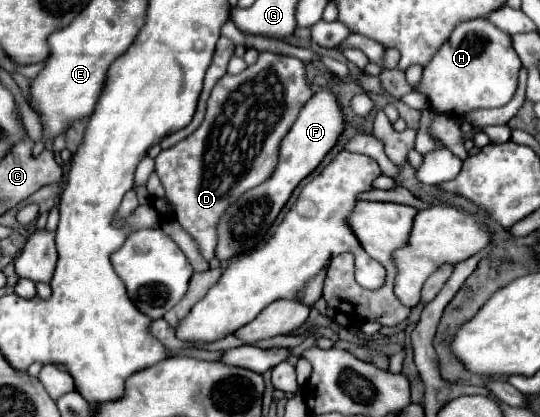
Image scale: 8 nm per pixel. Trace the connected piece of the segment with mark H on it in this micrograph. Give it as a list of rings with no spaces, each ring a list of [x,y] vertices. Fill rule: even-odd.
[[[488,20],[462,22],[450,36],[450,40],[438,50],[422,74],[418,92],[424,92],[430,104],[442,114],[464,116],[478,108],[500,108],[506,106],[516,88],[518,72],[522,64],[512,48],[512,36],[490,24]]]

